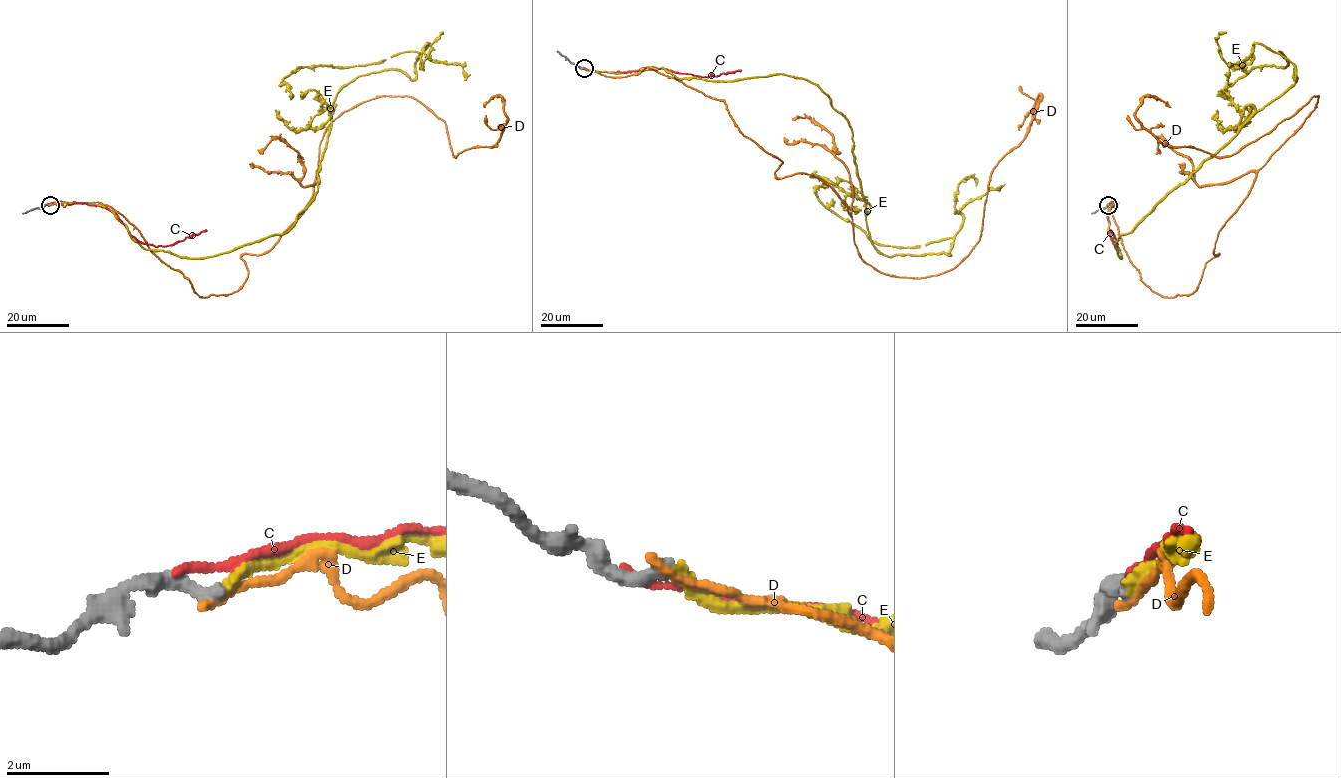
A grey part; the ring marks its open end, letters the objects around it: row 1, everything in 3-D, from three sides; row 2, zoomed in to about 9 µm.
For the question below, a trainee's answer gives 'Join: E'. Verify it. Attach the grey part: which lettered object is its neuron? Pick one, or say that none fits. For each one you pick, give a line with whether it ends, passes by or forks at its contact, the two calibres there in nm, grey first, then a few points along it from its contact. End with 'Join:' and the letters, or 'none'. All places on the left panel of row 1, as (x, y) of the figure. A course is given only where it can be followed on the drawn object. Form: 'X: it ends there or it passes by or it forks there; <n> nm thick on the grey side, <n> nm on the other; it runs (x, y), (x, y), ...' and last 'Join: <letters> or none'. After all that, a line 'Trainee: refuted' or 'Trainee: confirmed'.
E: it ends there; 280 nm thick on the grey side, 260 nm on the other; it runs (49, 205), (181, 257), (282, 234), (337, 93), (413, 79), (419, 53), (301, 66), (291, 99)
Join: E
Trainee: confirmed

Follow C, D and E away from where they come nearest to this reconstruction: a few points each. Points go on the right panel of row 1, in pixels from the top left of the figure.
C: (1108, 204), (1113, 203), (1107, 212), (1109, 235), (1114, 247), (1117, 241), (1111, 230)
D: (1108, 205), (1140, 279), (1190, 294), (1318, 96), (1221, 157), (1160, 142), (1135, 115), (1145, 96), (1170, 107)
E: (1108, 205), (1121, 258), (1121, 234), (1295, 66), (1279, 51), (1286, 67), (1255, 66), (1227, 99)

